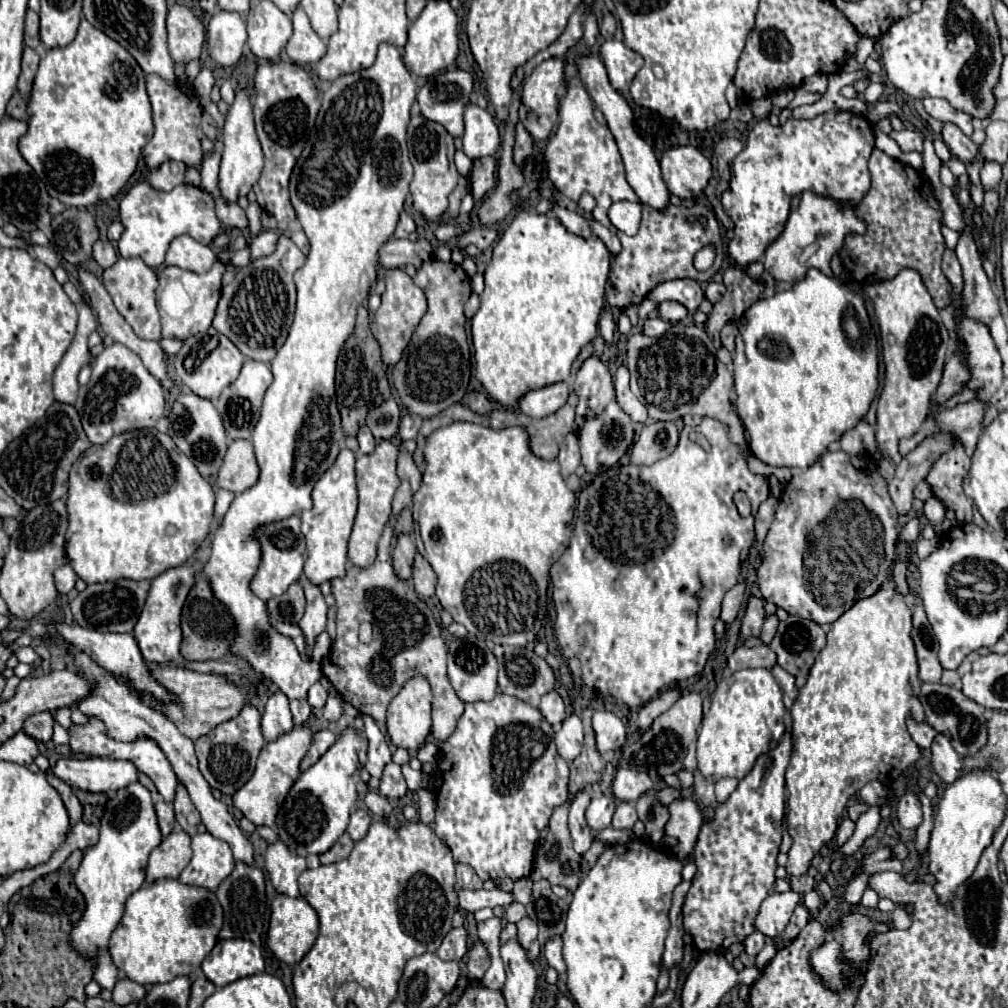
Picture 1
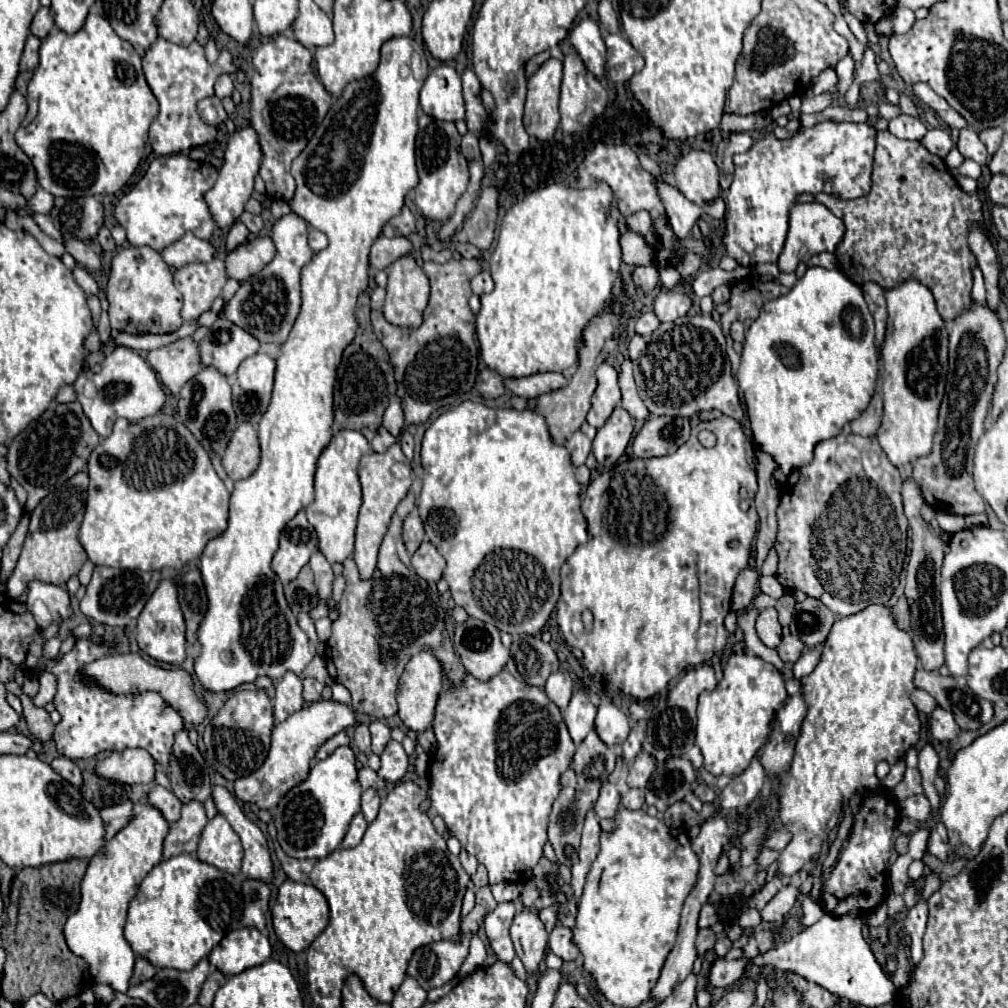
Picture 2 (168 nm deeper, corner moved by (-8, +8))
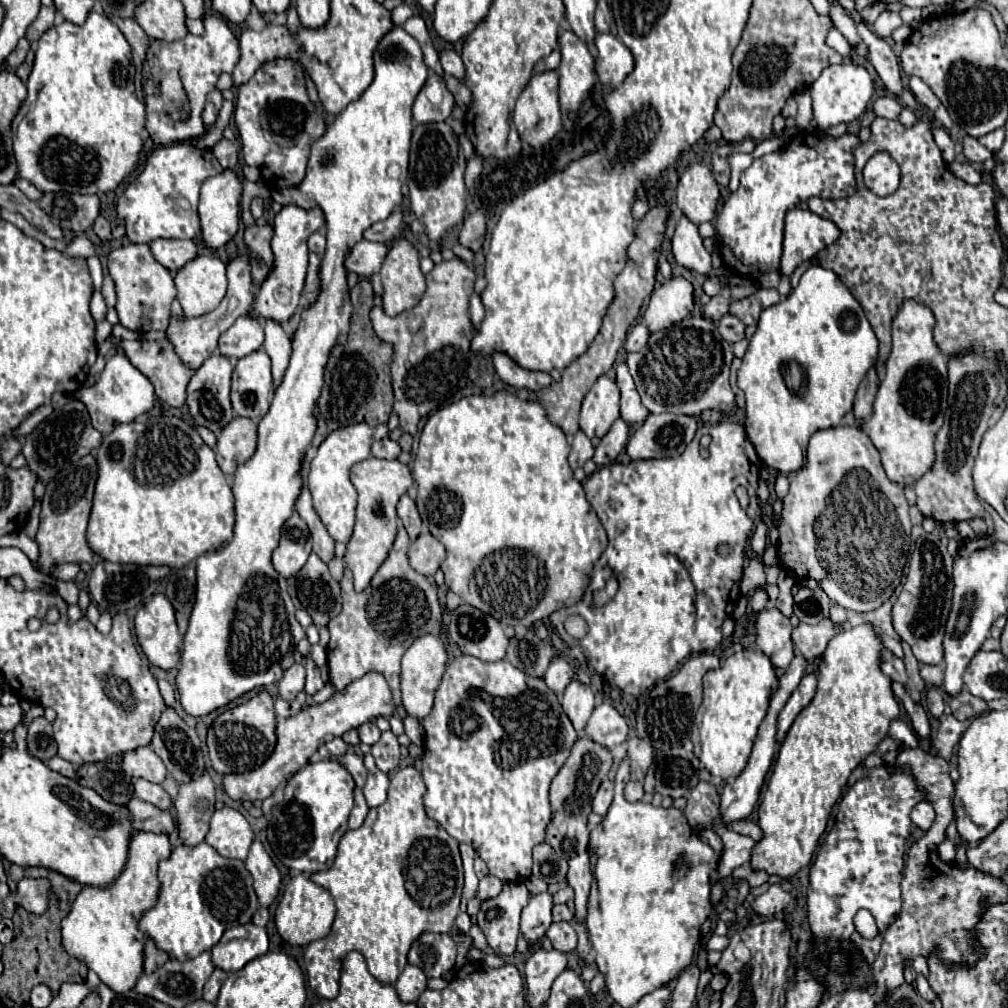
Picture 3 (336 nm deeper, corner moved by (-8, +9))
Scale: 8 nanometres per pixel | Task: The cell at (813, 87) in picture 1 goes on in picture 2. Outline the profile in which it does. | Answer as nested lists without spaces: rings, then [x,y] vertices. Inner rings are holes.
[[[833,68],[829,70],[823,70],[811,84],[811,92],[813,94],[823,94],[823,92],[835,92],[837,90],[837,84],[839,84],[839,76]]]

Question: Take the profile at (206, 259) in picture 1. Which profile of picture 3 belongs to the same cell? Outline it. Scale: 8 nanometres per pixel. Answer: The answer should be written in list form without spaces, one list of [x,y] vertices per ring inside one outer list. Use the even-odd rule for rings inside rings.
[[[155,239],[149,243],[153,257],[171,273],[179,271],[185,263],[197,257],[197,245],[191,239]]]

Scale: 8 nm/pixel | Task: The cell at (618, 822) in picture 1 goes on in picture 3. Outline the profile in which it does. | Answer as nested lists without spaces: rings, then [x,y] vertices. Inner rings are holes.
[[[629,781],[625,787],[625,799],[627,801],[641,801],[643,799],[643,783]]]

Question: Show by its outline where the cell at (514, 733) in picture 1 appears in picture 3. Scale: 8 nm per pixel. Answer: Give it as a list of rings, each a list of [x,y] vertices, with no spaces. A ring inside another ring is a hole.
[[[455,657],[443,675],[435,693],[435,705],[421,725],[425,727],[423,781],[427,793],[423,797],[425,811],[453,839],[463,841],[479,853],[487,863],[489,875],[501,881],[521,883],[531,877],[531,851],[543,843],[545,827],[551,821],[549,785],[571,753],[577,733],[563,713],[555,693],[547,689],[543,679],[527,677],[507,659],[483,663],[475,657]]]

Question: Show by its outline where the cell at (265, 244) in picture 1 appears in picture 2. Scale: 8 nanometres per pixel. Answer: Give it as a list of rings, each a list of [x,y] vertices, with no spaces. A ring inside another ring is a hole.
[[[269,236],[249,238],[247,242],[239,244],[227,254],[227,278],[233,278],[239,284],[243,284],[247,282],[247,278],[251,278],[251,274],[259,274],[259,270],[263,270],[263,266],[267,266],[267,262],[271,262],[273,256],[275,246]]]

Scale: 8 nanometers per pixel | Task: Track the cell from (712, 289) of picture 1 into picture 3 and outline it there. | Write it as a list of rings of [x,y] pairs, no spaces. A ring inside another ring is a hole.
[[[727,293],[715,295],[715,297],[711,297],[711,301],[705,305],[705,315],[711,317],[713,321],[719,321],[723,315],[727,315],[729,305],[731,305],[731,299],[727,297]]]

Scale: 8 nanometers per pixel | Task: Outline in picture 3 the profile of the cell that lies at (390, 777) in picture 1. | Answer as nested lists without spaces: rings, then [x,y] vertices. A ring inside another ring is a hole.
[[[385,731],[381,739],[371,747],[371,755],[375,757],[377,767],[383,773],[393,773],[399,767],[399,741],[391,731]]]

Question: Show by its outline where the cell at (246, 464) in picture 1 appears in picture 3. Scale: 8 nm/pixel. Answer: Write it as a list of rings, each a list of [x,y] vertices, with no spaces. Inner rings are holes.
[[[235,417],[227,429],[219,435],[215,453],[217,463],[223,473],[233,473],[241,463],[245,463],[257,445],[257,423],[247,417]]]

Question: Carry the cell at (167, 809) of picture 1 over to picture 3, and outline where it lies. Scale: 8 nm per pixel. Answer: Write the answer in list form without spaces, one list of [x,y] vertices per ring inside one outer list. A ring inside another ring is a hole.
[[[137,779],[135,781],[135,795],[147,803],[153,803],[155,807],[159,807],[161,811],[171,811],[171,797],[167,795],[167,791],[157,785],[157,783],[149,783],[145,779]]]

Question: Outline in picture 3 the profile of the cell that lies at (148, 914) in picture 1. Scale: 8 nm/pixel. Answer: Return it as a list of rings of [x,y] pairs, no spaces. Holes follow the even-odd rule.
[[[207,843],[175,847],[169,859],[159,863],[157,875],[161,883],[157,903],[143,911],[139,931],[153,939],[157,949],[177,961],[187,961],[209,951],[221,939],[225,929],[249,923],[259,907],[245,863],[239,859],[219,857],[219,853],[215,853]]]

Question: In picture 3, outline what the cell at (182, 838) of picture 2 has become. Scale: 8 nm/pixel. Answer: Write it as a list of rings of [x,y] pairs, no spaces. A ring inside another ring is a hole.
[[[205,773],[199,781],[179,785],[179,795],[173,805],[181,843],[199,845],[207,835],[209,819],[215,811],[215,789],[209,773]]]

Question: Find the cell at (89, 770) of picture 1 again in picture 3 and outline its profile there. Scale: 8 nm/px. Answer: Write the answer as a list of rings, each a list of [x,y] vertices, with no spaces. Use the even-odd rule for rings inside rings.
[[[137,747],[123,755],[121,767],[127,777],[141,777],[151,783],[163,783],[167,769],[151,747]]]

